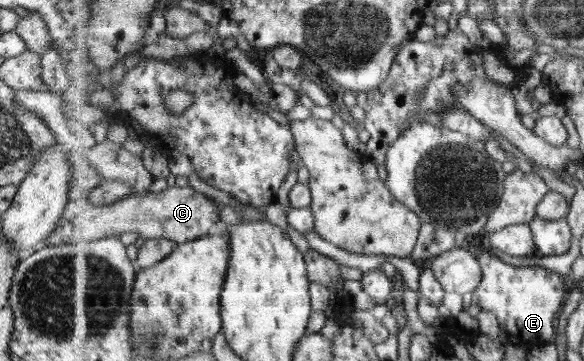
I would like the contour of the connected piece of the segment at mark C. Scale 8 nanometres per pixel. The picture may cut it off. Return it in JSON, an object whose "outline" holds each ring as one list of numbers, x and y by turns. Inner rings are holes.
{"outline":[[179,186,169,187,162,192,150,192,143,195,133,194,111,205,95,206,86,199,71,198,51,232,46,245,55,245,58,241,68,243,89,243,111,236,121,236,125,232,138,233,146,240,169,239,176,244,185,244,209,234,209,228,219,220,219,212,215,207,215,198,207,198,195,188],[77,208,77,212,71,212],[71,220,77,220,77,236,71,236],[85,220,87,220,87,236,85,236]]}

